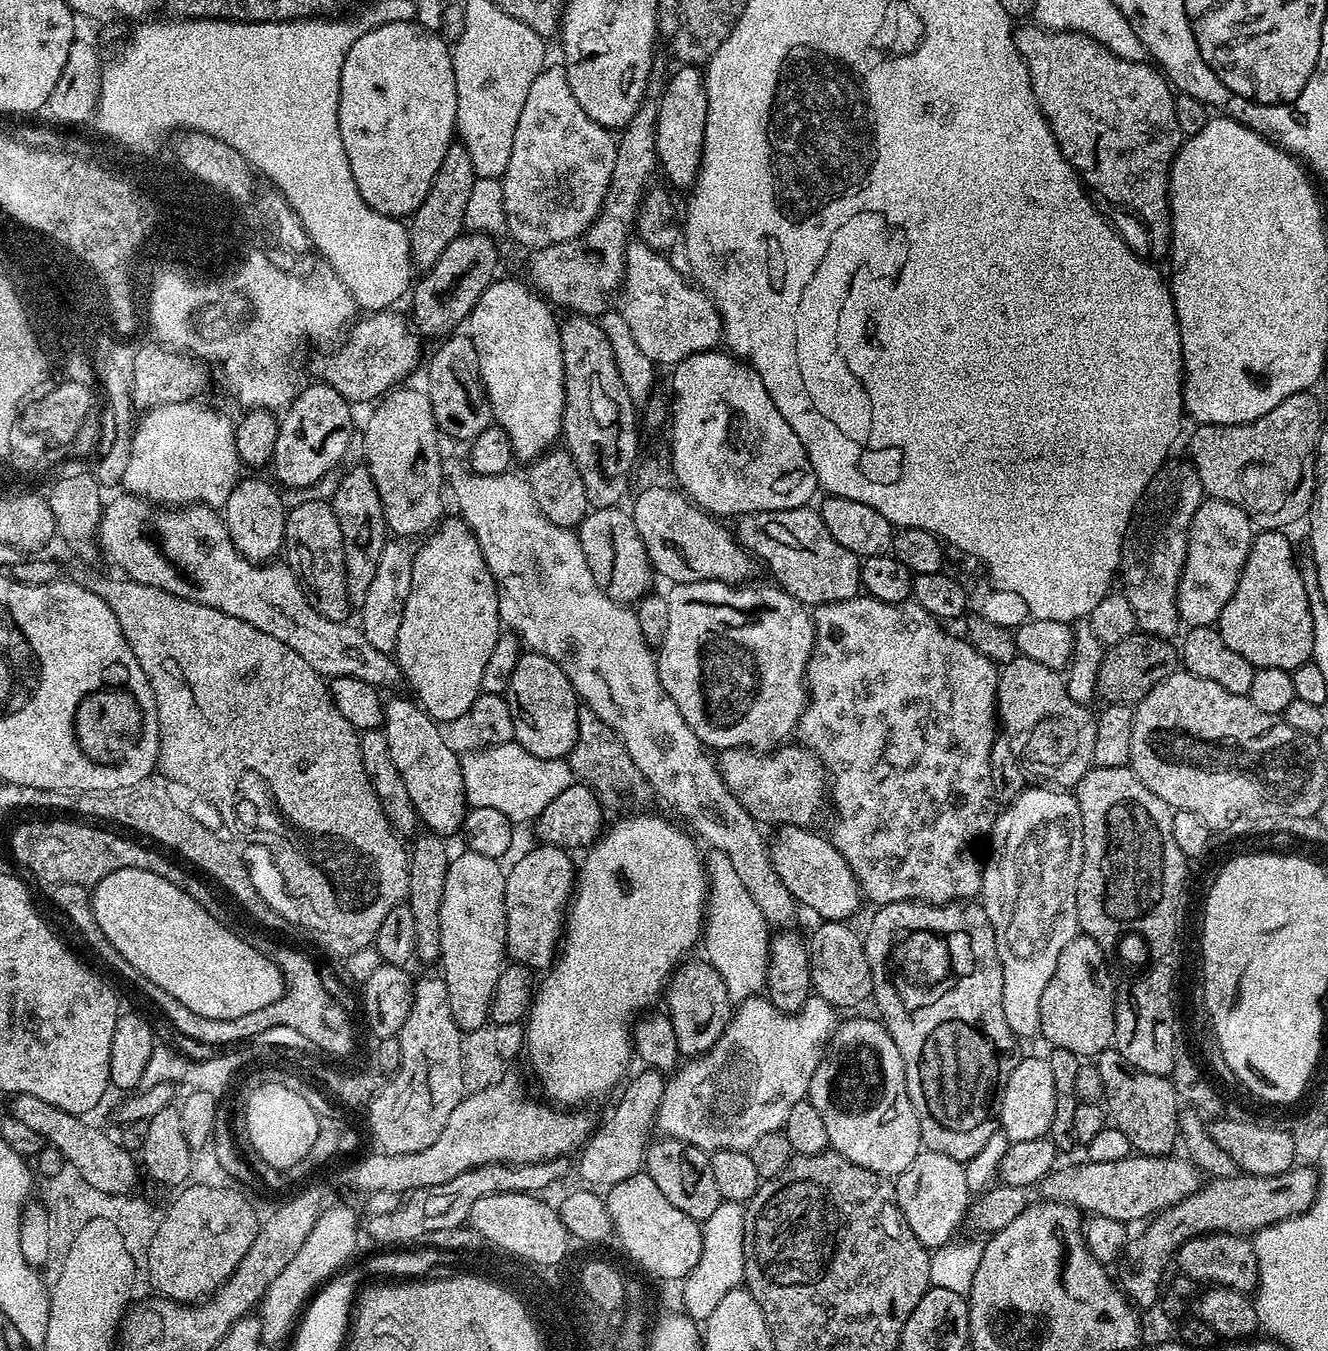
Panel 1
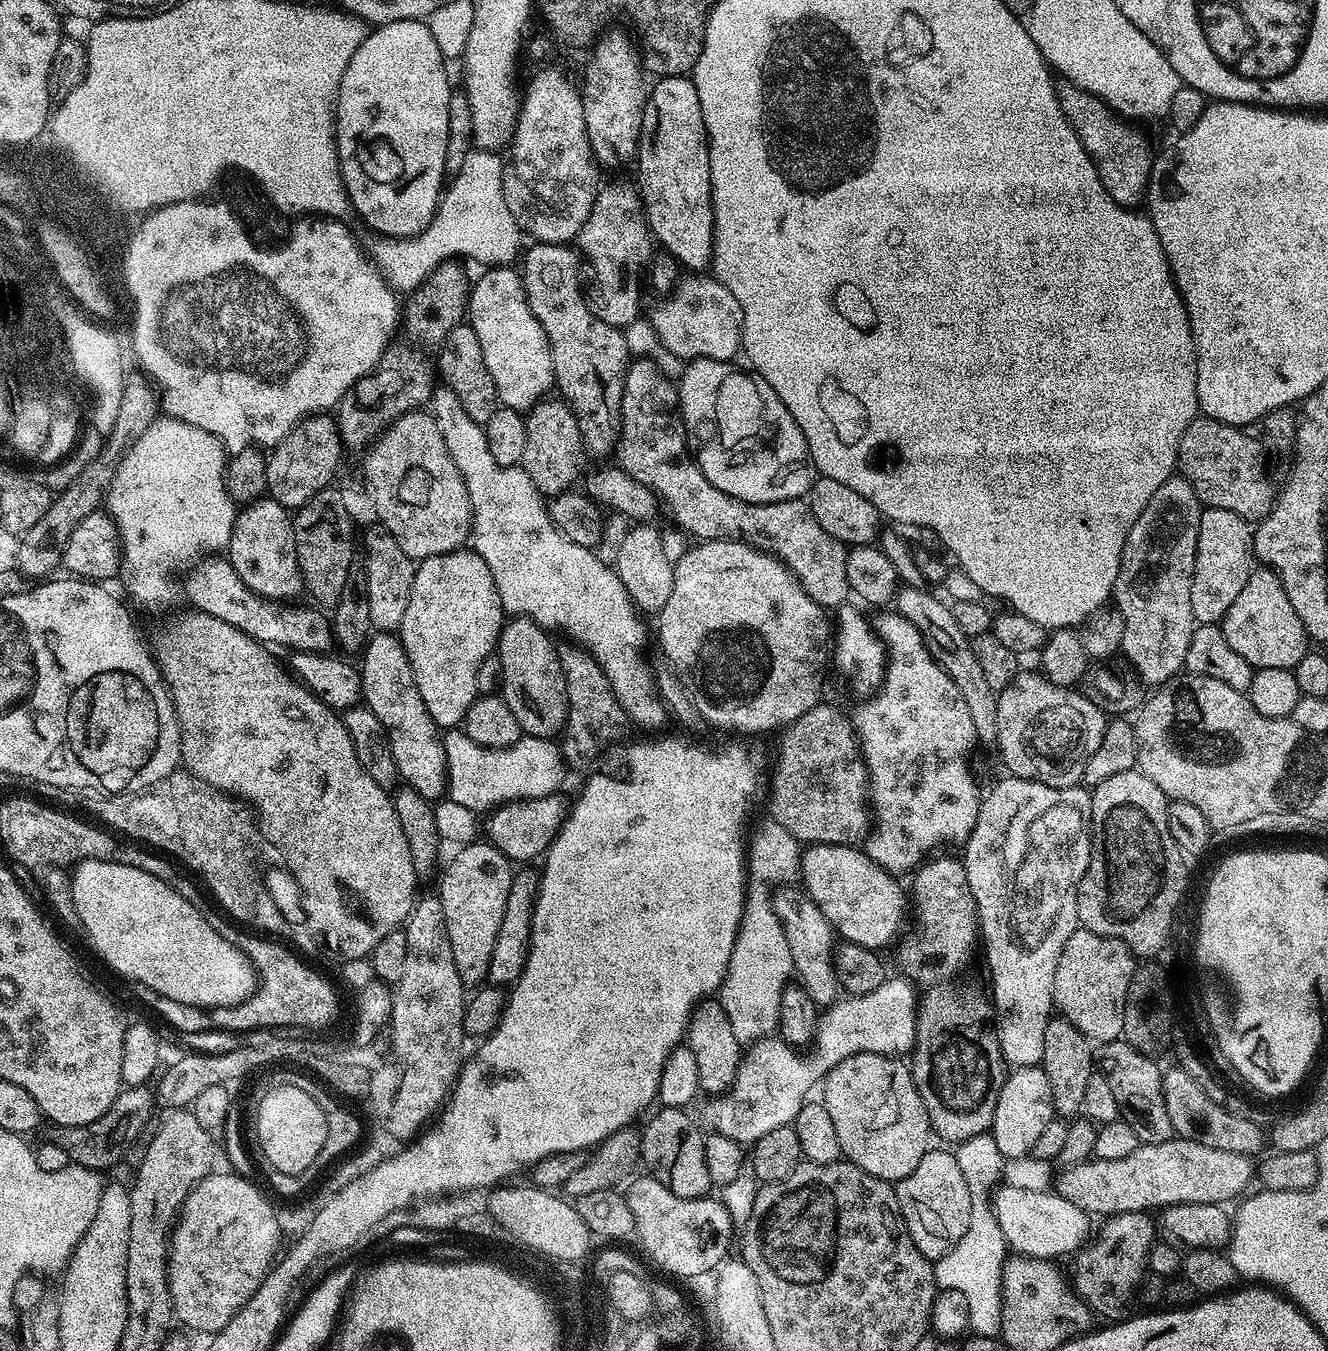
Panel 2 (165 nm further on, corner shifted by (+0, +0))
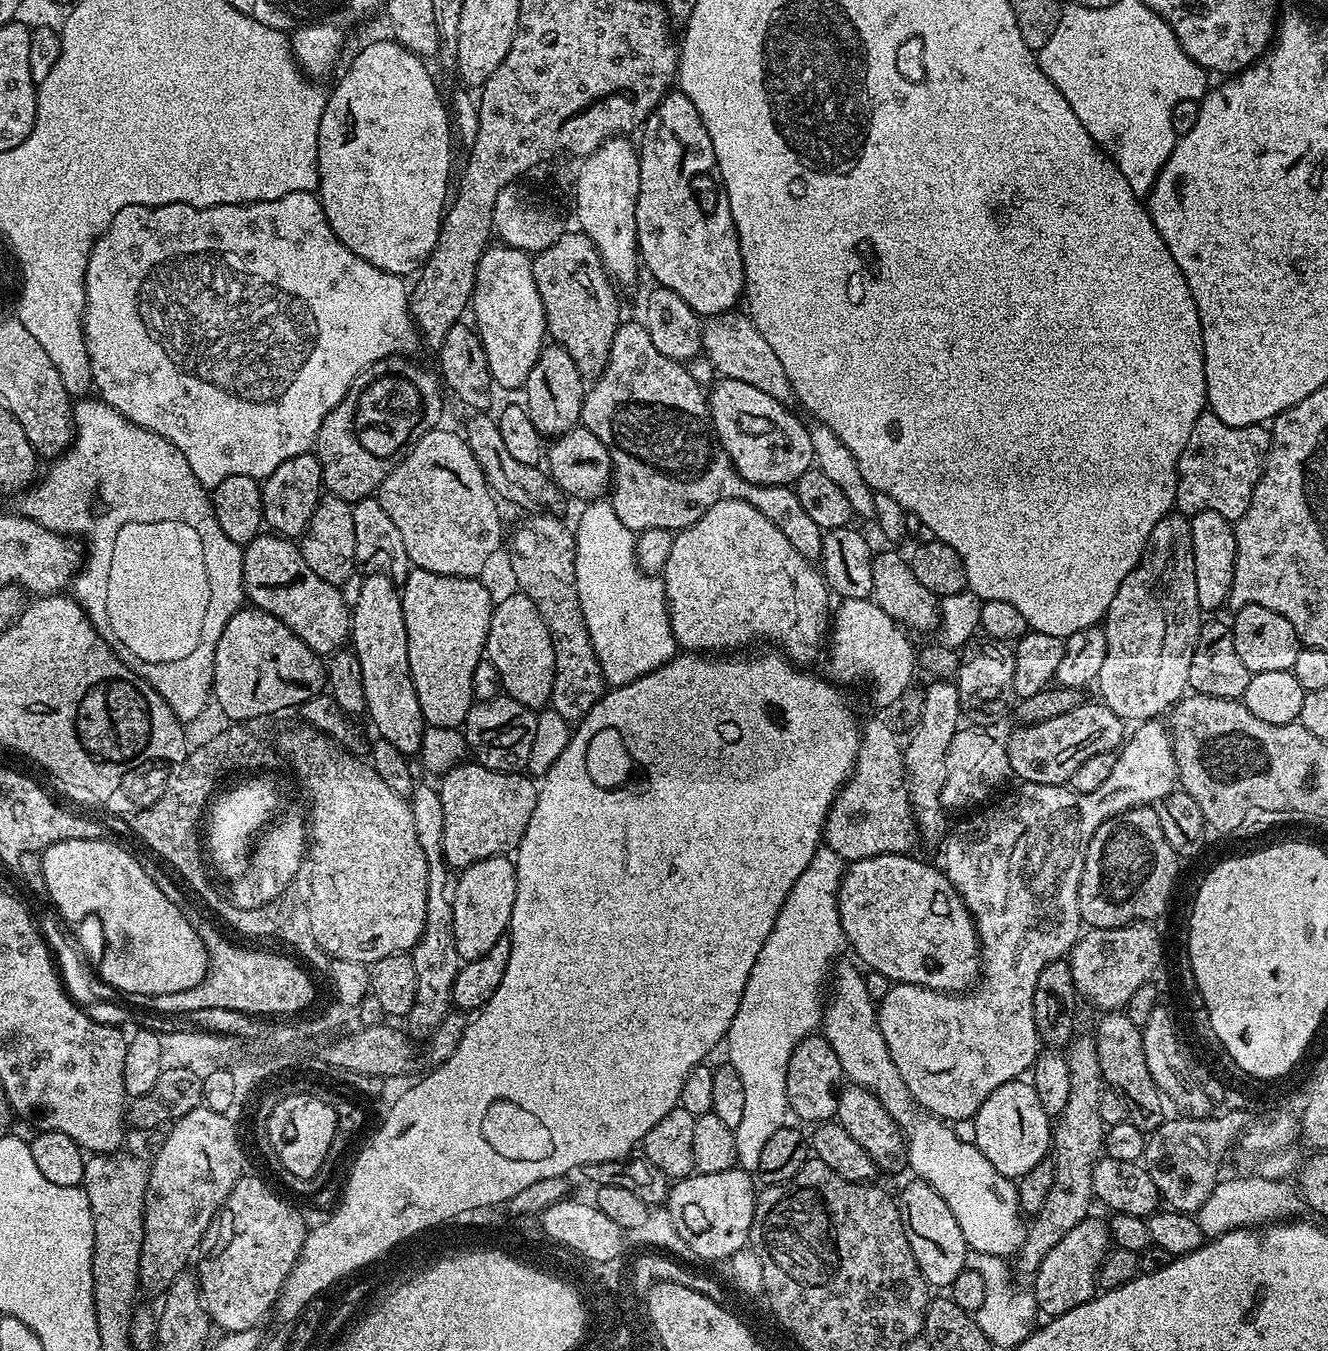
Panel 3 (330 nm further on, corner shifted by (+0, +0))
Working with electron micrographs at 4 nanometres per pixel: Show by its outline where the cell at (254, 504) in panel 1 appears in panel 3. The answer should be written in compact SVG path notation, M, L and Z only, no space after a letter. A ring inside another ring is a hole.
M261 534L243 545L243 549L244 594L251 607L260 608L266 614L274 614L274 618L278 618L294 635L302 638L302 642L306 642L306 646L310 646L310 650L314 650L321 658L331 656L349 643L352 626L349 601L348 604L344 601L340 593L343 591L337 585L318 578L318 574L306 566L306 558L302 558L299 543L279 534Z

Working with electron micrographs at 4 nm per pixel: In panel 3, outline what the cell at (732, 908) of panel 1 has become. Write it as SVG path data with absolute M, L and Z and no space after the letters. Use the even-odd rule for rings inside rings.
M821 846L816 849L814 858L810 858L810 866L806 866L798 882L794 882L794 886L788 891L786 902L770 930L770 938L766 938L762 950L758 950L758 958L754 962L754 970L750 970L750 978L746 982L738 1014L734 1014L734 1022L728 1028L726 1060L736 1071L738 1078L742 1078L742 1091L746 1093L742 1122L738 1122L734 1134L736 1163L745 1172L755 1173L762 1158L762 1146L766 1146L766 1141L779 1128L785 1127L787 1120L784 1119L789 1119L790 1116L786 1074L792 1051L800 1040L813 1035L822 1024L820 991L824 988L824 975L827 972L829 975L837 959L835 956L846 948L836 897L836 893L840 891L840 880L844 876L845 867L846 862L833 848Z

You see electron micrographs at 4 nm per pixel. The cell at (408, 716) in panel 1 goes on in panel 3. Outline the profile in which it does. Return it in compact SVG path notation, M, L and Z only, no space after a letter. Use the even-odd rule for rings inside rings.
M373 571L360 584L360 593L356 596L356 604L351 609L352 626L350 629L350 644L354 649L358 663L362 666L362 686L366 689L366 716L372 719L376 727L375 735L379 739L393 743L407 758L417 755L422 746L425 722L422 706L418 706L418 694L414 690L414 682L410 674L408 661L408 635L404 611L400 605L400 592L397 585L384 572Z

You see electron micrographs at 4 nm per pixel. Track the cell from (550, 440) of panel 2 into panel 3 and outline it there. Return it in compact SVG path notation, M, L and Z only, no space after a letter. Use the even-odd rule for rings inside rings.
M555 342L545 343L538 354L538 362L534 362L534 370L530 370L528 380L522 389L522 403L530 414L530 422L545 438L565 436L571 428L581 423L580 411L584 405L586 391L585 381L580 375L578 366L574 366L574 358L562 350Z

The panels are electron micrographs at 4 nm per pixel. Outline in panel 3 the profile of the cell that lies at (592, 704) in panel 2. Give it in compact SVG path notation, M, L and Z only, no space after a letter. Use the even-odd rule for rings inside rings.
M536 512L516 530L512 538L510 568L517 589L535 602L551 636L555 654L555 680L550 706L572 724L583 720L606 691L606 681L597 660L583 616L576 578L573 529L550 512Z

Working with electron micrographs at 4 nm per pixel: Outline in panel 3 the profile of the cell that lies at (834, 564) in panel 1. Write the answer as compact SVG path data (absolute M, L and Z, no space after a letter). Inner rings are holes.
M625 319L614 334L608 365L601 376L591 381L580 411L583 427L589 428L597 436L610 456L610 503L622 525L635 534L655 528L689 528L720 500L745 500L754 506L754 510L758 510L758 514L766 514L766 518L770 518L770 522L774 522L774 526L778 526L778 530L790 538L790 546L794 546L798 554L807 560L819 561L824 532L818 522L813 522L810 514L806 514L795 491L783 484L746 482L746 478L738 474L713 433L705 389L690 378L687 367L681 361L662 354L654 346L645 325L636 320Z

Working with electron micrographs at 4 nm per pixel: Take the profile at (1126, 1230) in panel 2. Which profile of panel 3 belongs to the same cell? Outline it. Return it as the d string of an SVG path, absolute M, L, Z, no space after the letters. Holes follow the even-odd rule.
M1089 1218L1078 1222L1046 1258L1042 1258L1042 1266L1034 1273L1036 1288L1034 1295L1039 1311L1045 1317L1061 1316L1074 1306L1082 1306L1098 1292L1098 1277L1100 1268L1104 1265L1110 1251L1110 1228L1095 1218Z

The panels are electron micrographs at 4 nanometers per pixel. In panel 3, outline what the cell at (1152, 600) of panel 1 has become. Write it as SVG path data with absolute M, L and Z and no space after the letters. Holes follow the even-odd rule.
M1173 510L1163 516L1150 530L1140 563L1118 586L1114 602L1110 602L1102 627L1106 634L1106 662L1098 677L1099 699L1125 722L1143 722L1163 717L1189 691L1190 658L1198 642L1202 609L1198 602L1198 582L1194 582L1194 550L1192 521L1187 515Z

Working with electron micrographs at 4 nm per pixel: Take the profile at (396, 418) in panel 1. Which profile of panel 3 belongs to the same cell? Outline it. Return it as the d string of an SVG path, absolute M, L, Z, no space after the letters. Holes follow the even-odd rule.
M437 426L418 438L380 484L378 499L382 510L390 514L390 522L398 526L398 534L402 534L402 546L406 546L409 561L422 570L443 576L476 578L487 566L488 559L500 548L497 497L488 487L470 446L459 431L447 432L444 426Z

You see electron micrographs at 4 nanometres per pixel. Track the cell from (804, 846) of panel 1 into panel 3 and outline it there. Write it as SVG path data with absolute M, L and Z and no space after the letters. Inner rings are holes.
M912 854L871 856L851 861L845 867L840 891L836 893L844 939L847 947L856 951L855 959L865 969L882 974L897 985L921 984L927 990L963 993L977 983L982 972L976 922L950 878L937 865L935 868L932 864L923 864L914 857Z

